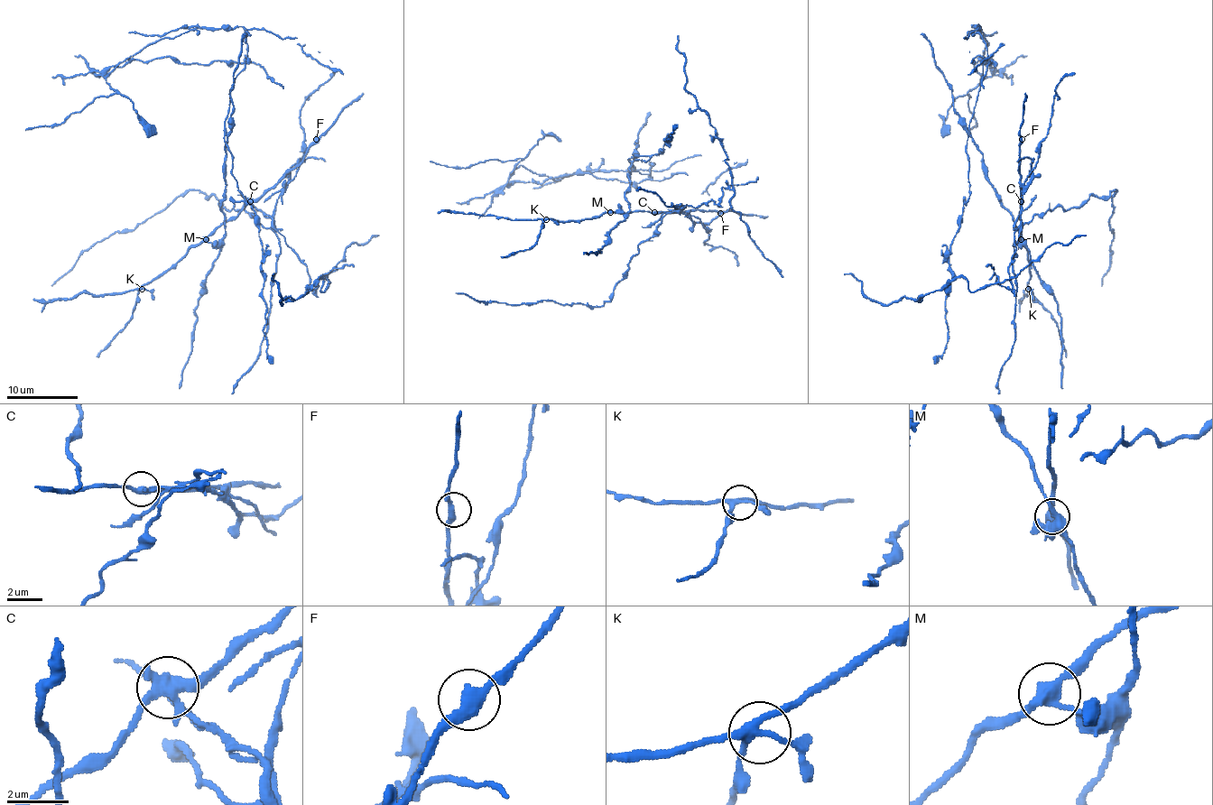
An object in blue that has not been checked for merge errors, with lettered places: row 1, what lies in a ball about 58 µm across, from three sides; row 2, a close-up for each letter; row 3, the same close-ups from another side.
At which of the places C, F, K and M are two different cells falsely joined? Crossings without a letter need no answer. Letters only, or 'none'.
C, M

